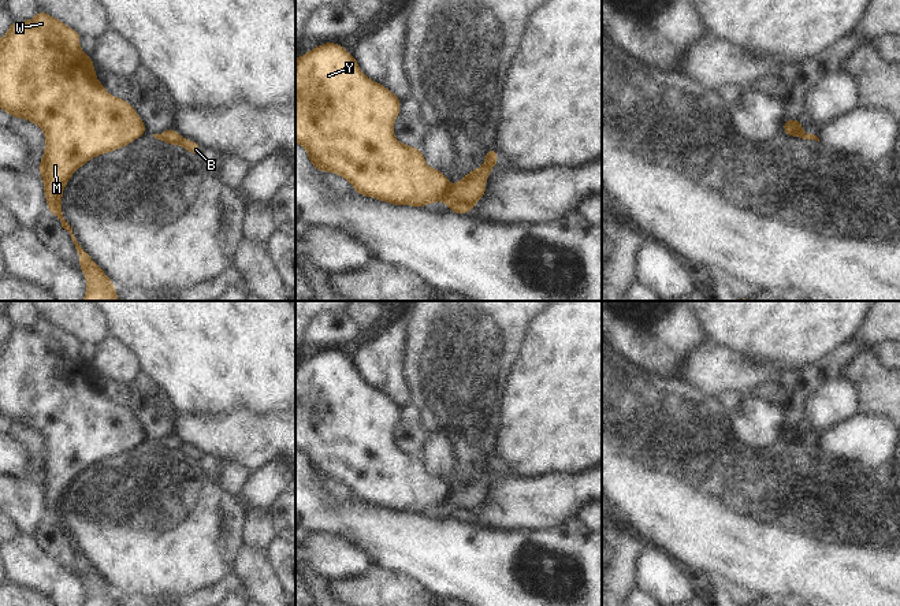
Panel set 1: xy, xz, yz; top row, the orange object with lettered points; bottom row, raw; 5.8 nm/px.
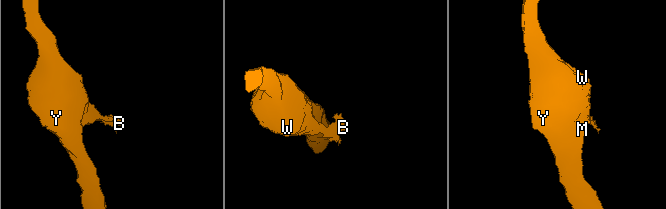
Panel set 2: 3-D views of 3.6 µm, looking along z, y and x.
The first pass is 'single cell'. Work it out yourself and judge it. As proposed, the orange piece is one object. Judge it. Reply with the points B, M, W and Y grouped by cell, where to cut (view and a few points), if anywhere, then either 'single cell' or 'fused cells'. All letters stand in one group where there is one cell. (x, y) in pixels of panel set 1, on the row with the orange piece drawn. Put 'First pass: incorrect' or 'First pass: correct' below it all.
B / M W Y | xz (447, 185), (447, 190), (439, 199) | fused cells
First pass: incorrect

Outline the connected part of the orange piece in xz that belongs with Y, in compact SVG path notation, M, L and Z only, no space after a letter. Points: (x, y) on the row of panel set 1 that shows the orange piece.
M326 42L295 60L295 142L308 150L310 163L320 172L331 171L346 178L358 194L420 208L445 196L449 181L425 164L419 148L402 145L394 138L393 123L401 114L401 101L387 88L365 77L353 55L339 44Z

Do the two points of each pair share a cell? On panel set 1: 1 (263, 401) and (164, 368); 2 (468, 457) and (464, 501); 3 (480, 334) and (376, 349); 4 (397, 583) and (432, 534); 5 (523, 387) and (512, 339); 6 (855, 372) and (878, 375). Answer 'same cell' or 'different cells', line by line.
1: same cell
2: same cell
3: different cells
4: different cells
5: different cells
6: same cell

